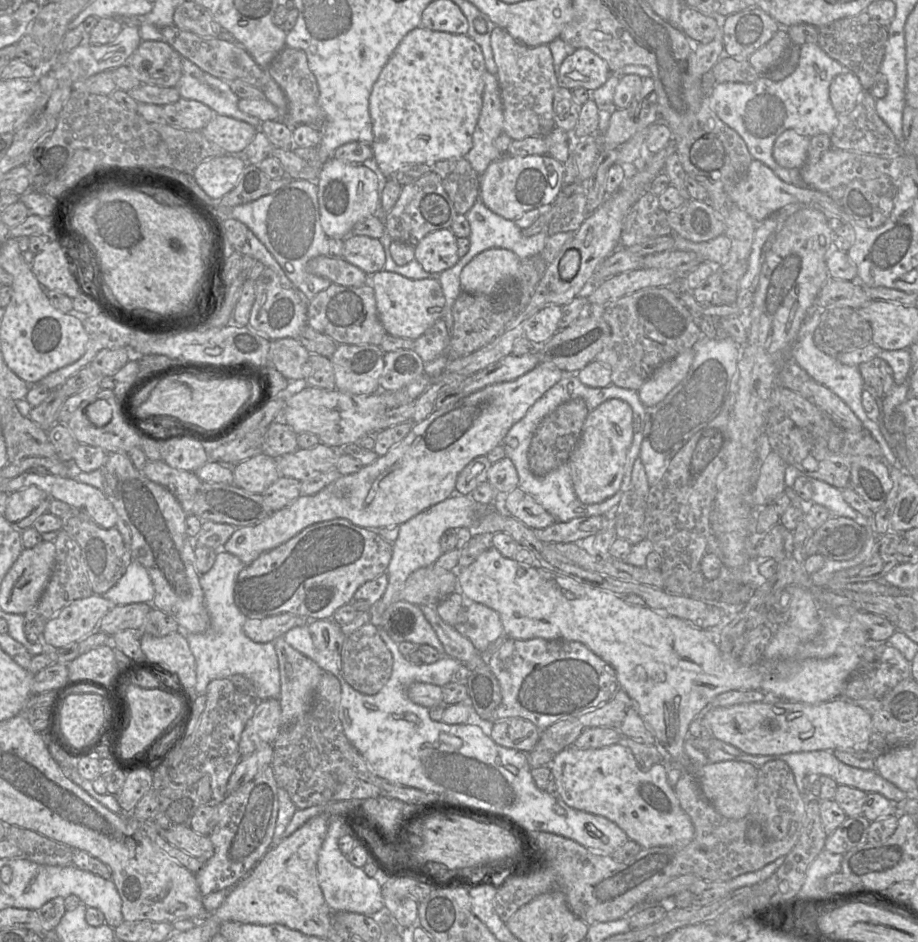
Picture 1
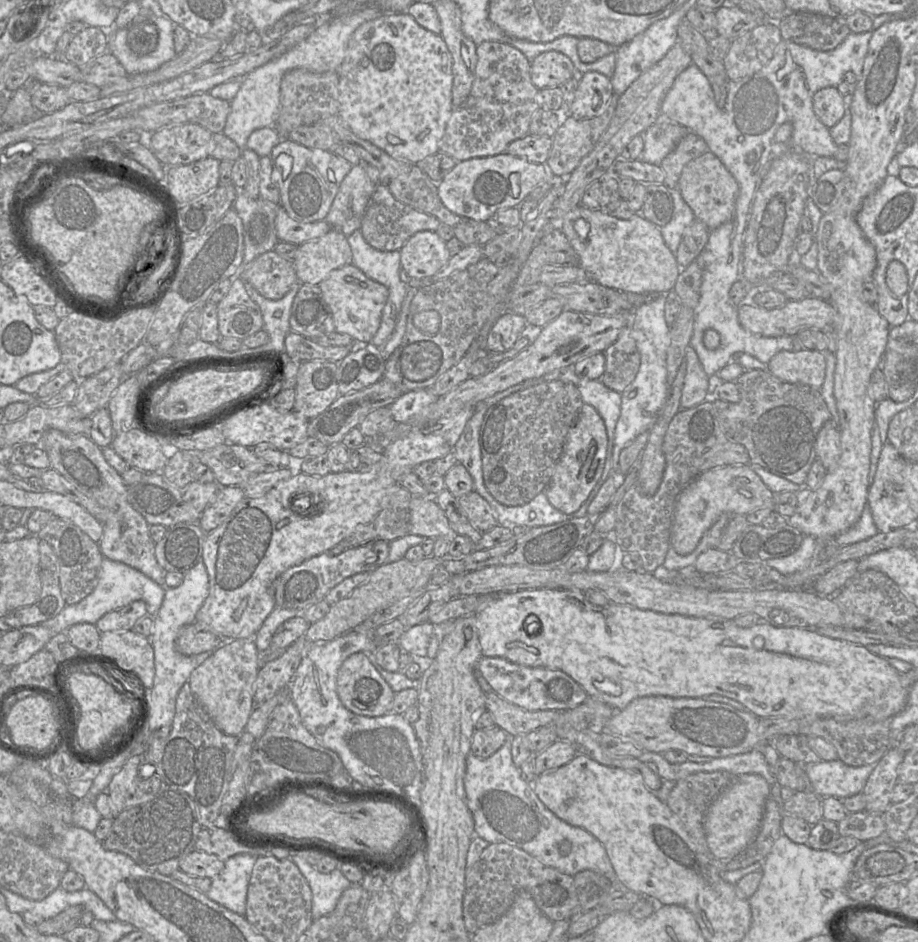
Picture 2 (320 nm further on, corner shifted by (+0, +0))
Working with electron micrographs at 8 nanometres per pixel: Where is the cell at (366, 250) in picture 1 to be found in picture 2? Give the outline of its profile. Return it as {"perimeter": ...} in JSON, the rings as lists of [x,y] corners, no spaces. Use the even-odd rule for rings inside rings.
{"perimeter":[[[331,229],[322,237],[297,246],[293,258],[301,284],[318,285],[331,271],[352,264],[352,251],[347,237]]]}

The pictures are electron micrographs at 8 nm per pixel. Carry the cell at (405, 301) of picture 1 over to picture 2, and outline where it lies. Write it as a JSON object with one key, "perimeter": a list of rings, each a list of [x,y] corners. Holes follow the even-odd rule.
{"perimeter":[[[352,264],[331,271],[318,285],[324,302],[331,311],[336,332],[369,343],[380,326],[382,310],[388,300],[388,289],[367,277]]]}

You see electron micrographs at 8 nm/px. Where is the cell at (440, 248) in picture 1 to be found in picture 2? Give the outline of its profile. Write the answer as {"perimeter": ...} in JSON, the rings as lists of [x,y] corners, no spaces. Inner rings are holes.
{"perimeter":[[[420,231],[411,236],[399,250],[401,269],[410,278],[432,277],[442,270],[451,255],[435,231]]]}

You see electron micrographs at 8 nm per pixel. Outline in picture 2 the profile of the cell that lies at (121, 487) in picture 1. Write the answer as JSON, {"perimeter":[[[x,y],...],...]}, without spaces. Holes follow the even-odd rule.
{"perimeter":[[[49,429],[44,432],[35,446],[47,453],[50,468],[55,469],[79,491],[110,511],[110,518],[103,524],[104,532],[98,543],[103,557],[127,564],[157,584],[165,586],[167,571],[156,560],[156,543],[150,537],[150,525],[129,504],[127,486],[124,484],[121,474],[104,458],[102,448],[88,435],[65,434],[57,429]]]}

